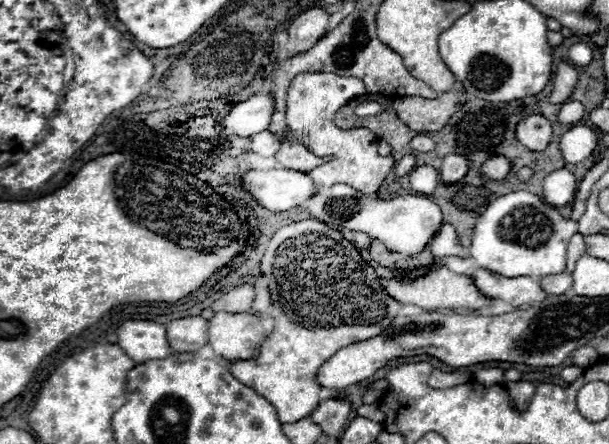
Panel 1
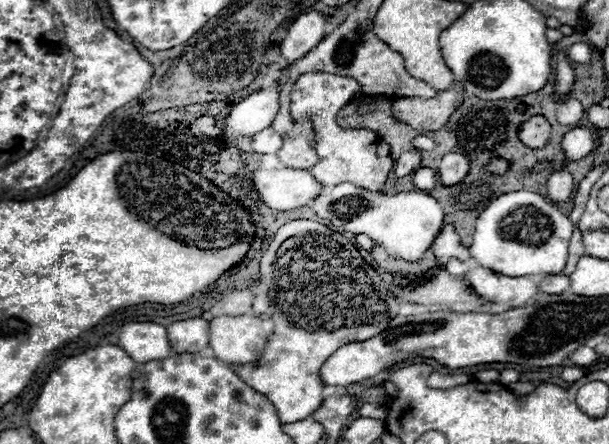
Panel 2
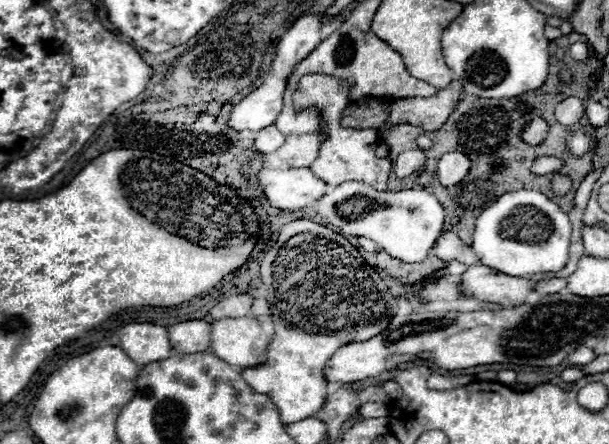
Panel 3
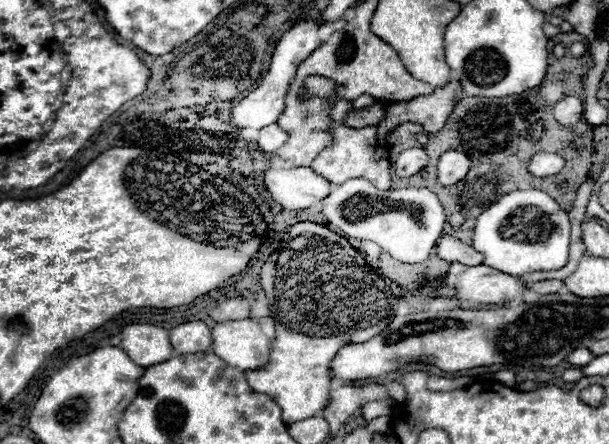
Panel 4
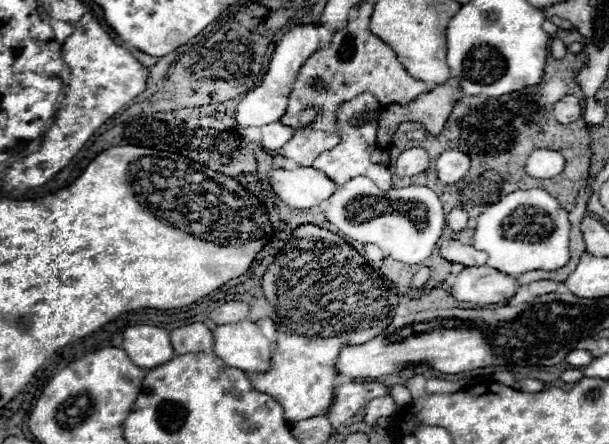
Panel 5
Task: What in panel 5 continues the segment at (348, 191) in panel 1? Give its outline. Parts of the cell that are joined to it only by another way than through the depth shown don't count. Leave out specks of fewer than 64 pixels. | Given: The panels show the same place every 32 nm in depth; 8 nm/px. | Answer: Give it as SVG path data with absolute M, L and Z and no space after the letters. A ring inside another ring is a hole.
M364 176L346 182L330 196L326 204L326 220L332 222L346 238L358 240L360 244L376 244L386 256L404 264L424 262L432 254L446 226L442 202L428 186L380 190Z

